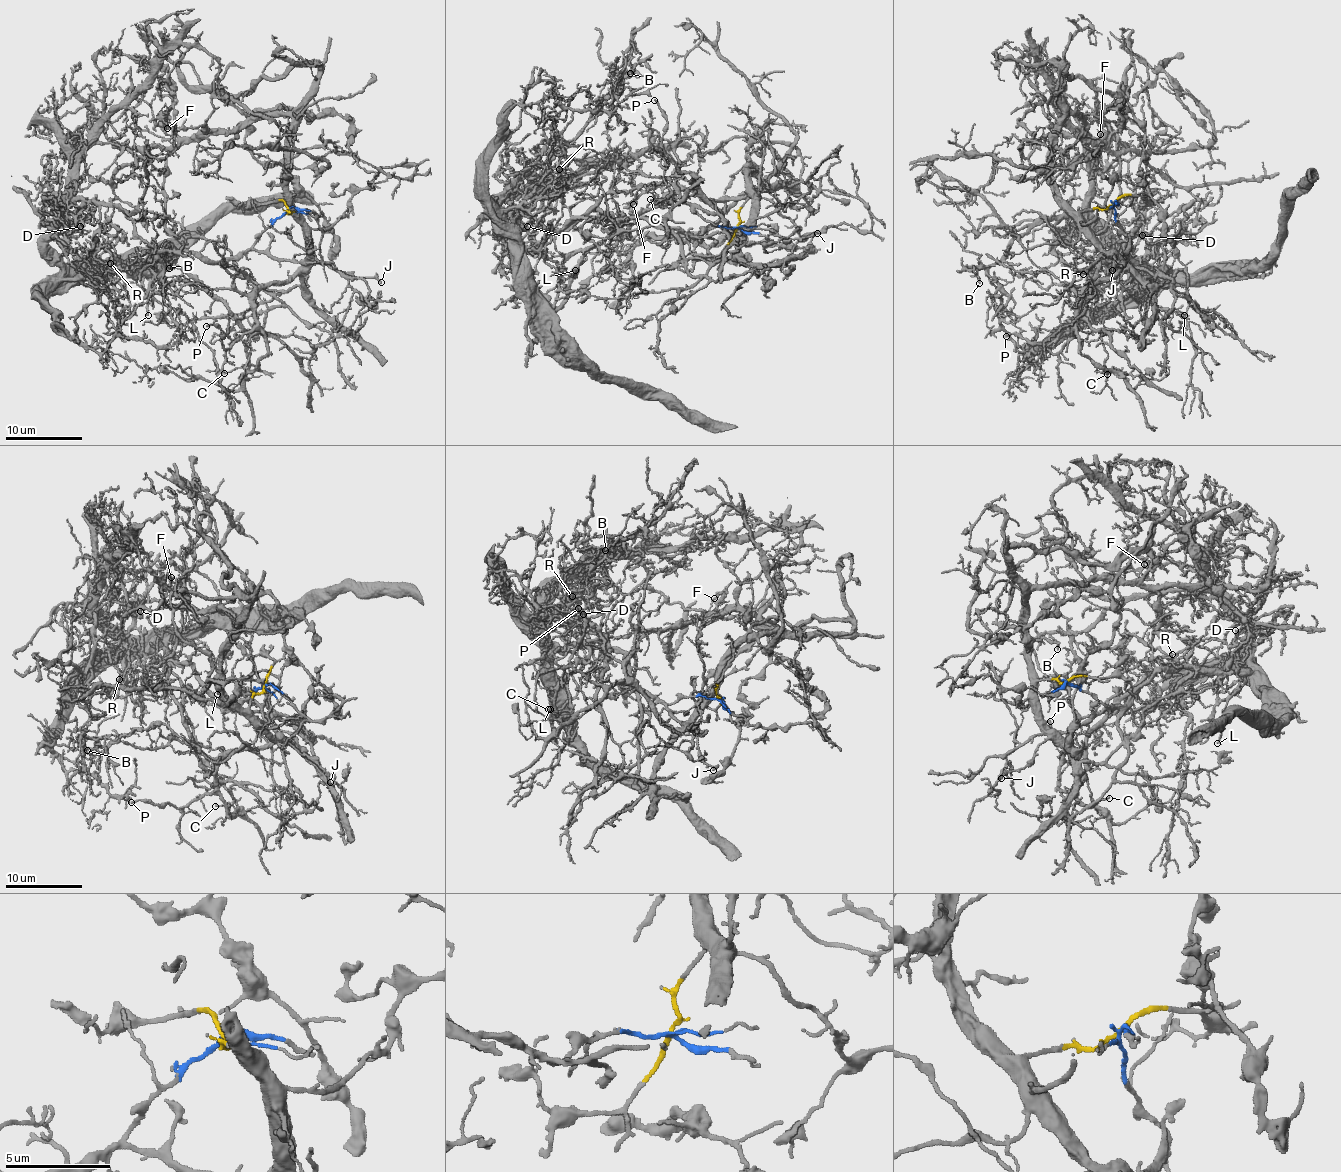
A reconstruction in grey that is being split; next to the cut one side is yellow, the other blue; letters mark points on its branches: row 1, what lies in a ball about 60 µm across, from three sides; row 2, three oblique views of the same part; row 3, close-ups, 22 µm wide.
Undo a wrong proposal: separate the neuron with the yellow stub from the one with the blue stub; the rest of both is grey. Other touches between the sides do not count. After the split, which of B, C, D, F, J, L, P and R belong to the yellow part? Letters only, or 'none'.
C, F, J, P

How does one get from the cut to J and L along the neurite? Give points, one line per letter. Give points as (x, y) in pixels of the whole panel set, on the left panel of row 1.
J: (288, 208), (287, 212), (299, 217), (305, 247), (319, 264), (329, 263), (351, 276), (376, 277), (381, 283)
L: (288, 208), (220, 261), (171, 241), (133, 248), (109, 279), (109, 267), (128, 266), (147, 315)

